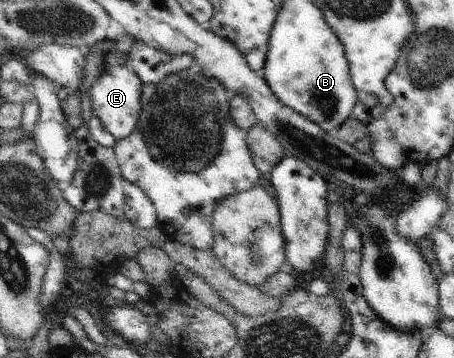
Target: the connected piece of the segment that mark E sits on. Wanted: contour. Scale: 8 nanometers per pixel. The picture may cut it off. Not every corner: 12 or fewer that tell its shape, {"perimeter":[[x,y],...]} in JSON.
{"perimeter":[[109,67],[88,92],[93,115],[116,140],[140,119],[143,81]]}

